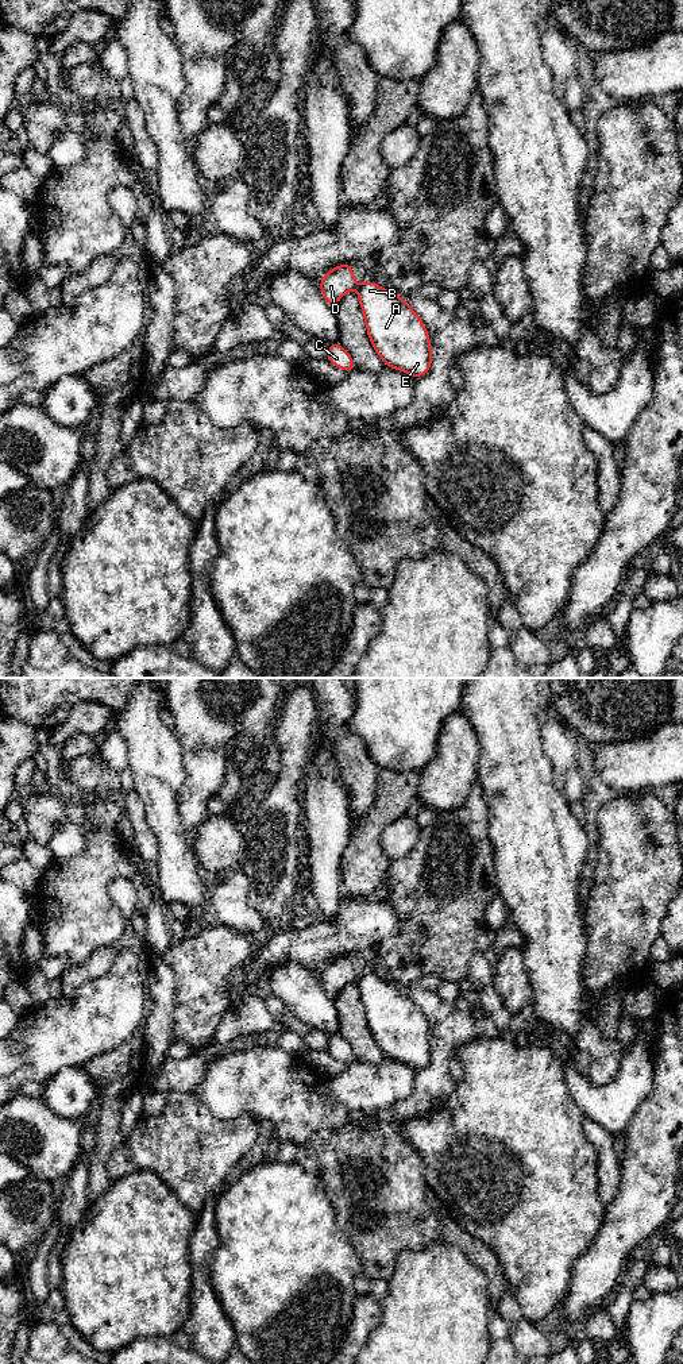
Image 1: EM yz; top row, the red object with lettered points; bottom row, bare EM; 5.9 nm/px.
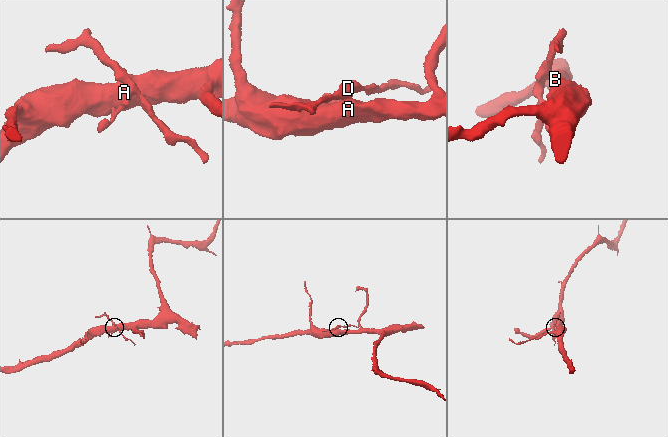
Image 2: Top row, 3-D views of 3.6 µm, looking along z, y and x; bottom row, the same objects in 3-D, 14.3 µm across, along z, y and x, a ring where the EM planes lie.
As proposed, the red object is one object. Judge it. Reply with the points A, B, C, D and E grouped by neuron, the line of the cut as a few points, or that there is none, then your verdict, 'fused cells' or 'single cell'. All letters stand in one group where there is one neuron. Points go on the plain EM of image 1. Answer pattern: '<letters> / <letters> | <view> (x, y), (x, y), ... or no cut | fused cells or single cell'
A B E / C D | yz (359, 977), (357, 979) | fused cells

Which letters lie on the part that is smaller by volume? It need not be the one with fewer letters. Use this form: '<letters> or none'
C, D

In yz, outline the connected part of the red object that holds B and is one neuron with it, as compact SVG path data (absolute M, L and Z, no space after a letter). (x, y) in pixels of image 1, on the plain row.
M374 971L359 976L358 989L370 1034L386 1059L414 1070L427 1067L432 1059L431 1029L408 993Z

